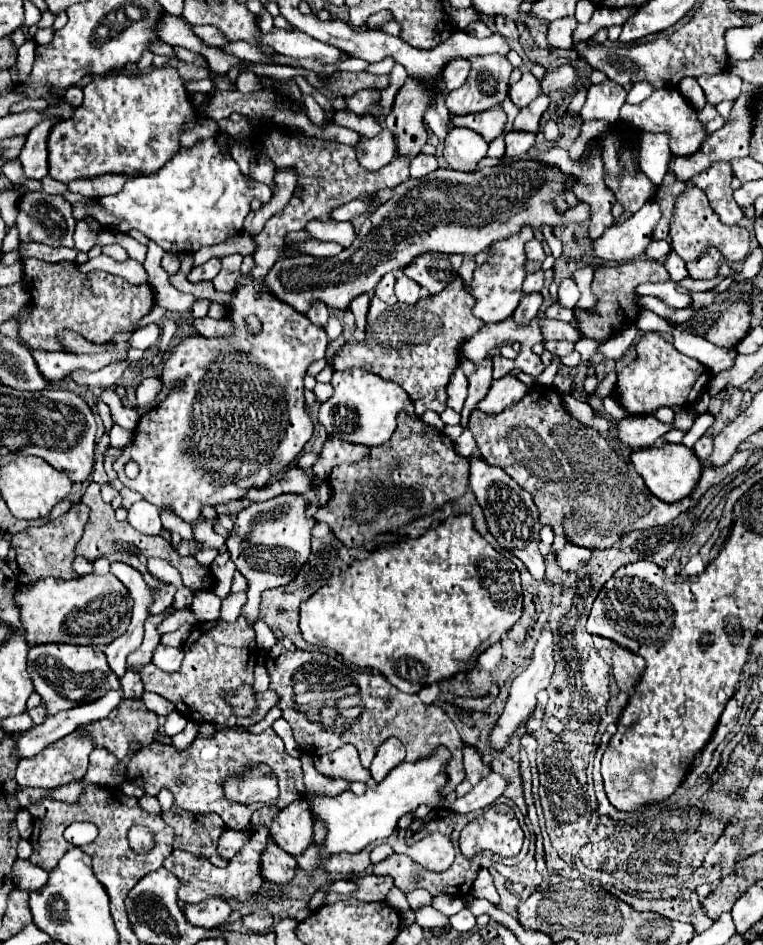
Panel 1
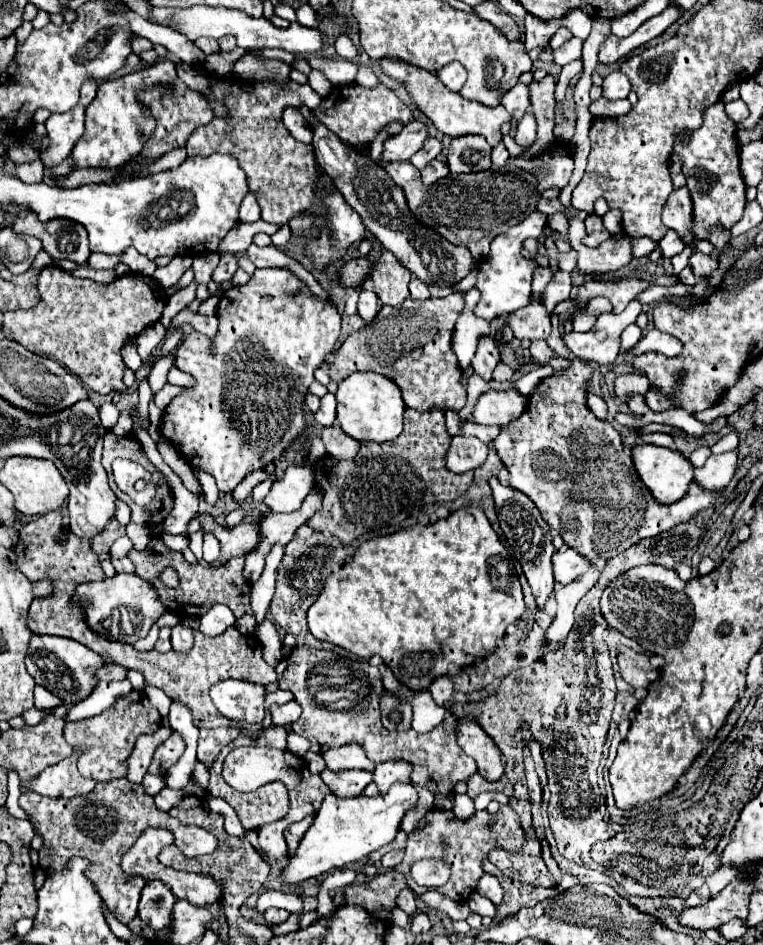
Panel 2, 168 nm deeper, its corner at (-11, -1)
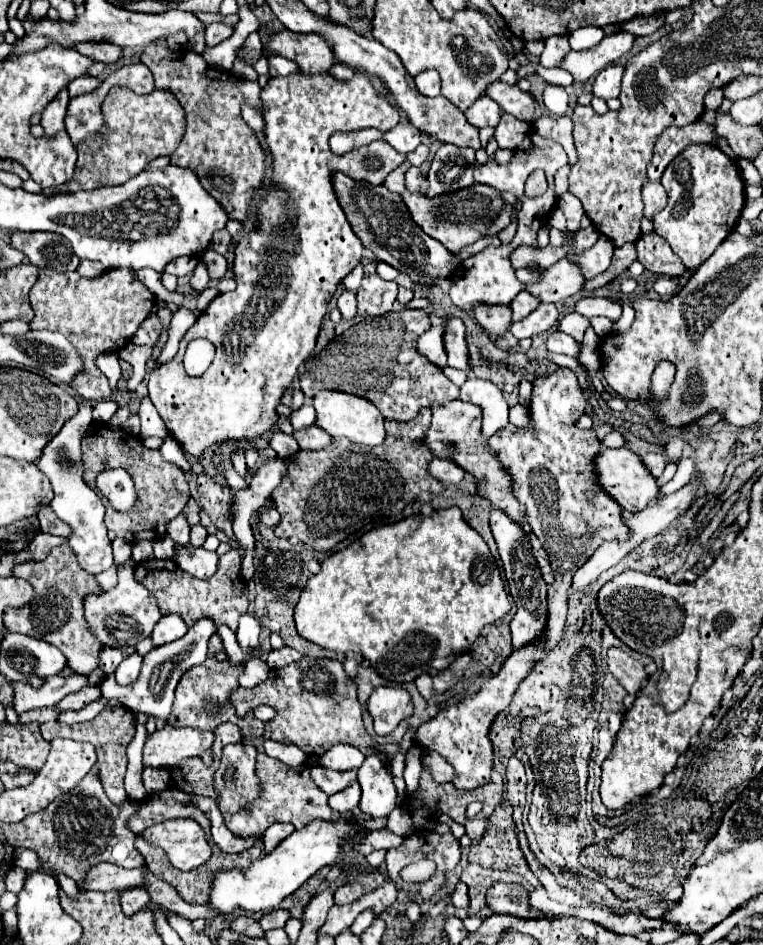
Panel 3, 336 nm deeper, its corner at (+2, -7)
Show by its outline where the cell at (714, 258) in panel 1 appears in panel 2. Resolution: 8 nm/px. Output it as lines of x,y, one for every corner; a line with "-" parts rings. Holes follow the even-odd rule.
695,249
689,257
689,267
697,277
707,277
717,269
717,257
707,257

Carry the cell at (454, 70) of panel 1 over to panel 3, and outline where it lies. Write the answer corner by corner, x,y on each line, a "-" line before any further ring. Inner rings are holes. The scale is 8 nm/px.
422,71
422,73
418,73
418,75
414,77
414,81
416,81
416,87
420,89
422,95
426,95
426,97
440,95
442,85
440,85
440,75
438,75
438,71

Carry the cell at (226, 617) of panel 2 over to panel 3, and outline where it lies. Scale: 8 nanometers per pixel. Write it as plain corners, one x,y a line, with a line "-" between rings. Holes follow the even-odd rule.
204,617
200,621
196,621
188,633
164,647
154,647
146,657
144,657
144,665
140,671
140,677
136,683
128,685
128,687
120,687
114,677
106,677
100,685
102,695
106,699
118,699
122,705
126,705
130,711
138,711
138,713
148,713
160,721
168,721
170,717
170,709
172,709
172,701
174,701
174,689
180,681
180,677
184,675
186,669
190,669
192,665
200,665
206,659
208,653
208,641
210,637
216,633
216,625
212,619

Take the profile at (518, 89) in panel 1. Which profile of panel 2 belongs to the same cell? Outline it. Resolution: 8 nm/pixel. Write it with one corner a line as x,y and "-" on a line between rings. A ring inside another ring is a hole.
517,83
511,91
507,91
507,95
503,95
501,105
519,121
523,117
523,113
527,113
531,109
529,103
529,93
527,93
527,85

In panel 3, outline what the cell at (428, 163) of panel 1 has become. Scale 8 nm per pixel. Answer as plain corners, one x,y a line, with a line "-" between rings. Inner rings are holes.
410,167
406,171
406,187
412,193
424,193
428,189
428,179
426,179
426,175
422,175
422,171
418,167

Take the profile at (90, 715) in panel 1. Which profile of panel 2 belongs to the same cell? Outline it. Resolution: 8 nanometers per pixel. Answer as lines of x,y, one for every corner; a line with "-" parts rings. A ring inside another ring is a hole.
123,679
123,681
99,681
95,685
95,691
91,691
91,695
87,699
79,701
77,705
73,705
69,709
67,721
79,721
79,719
99,715
107,707
111,707
111,703
115,703
115,699
131,693
131,689
133,687
127,679

